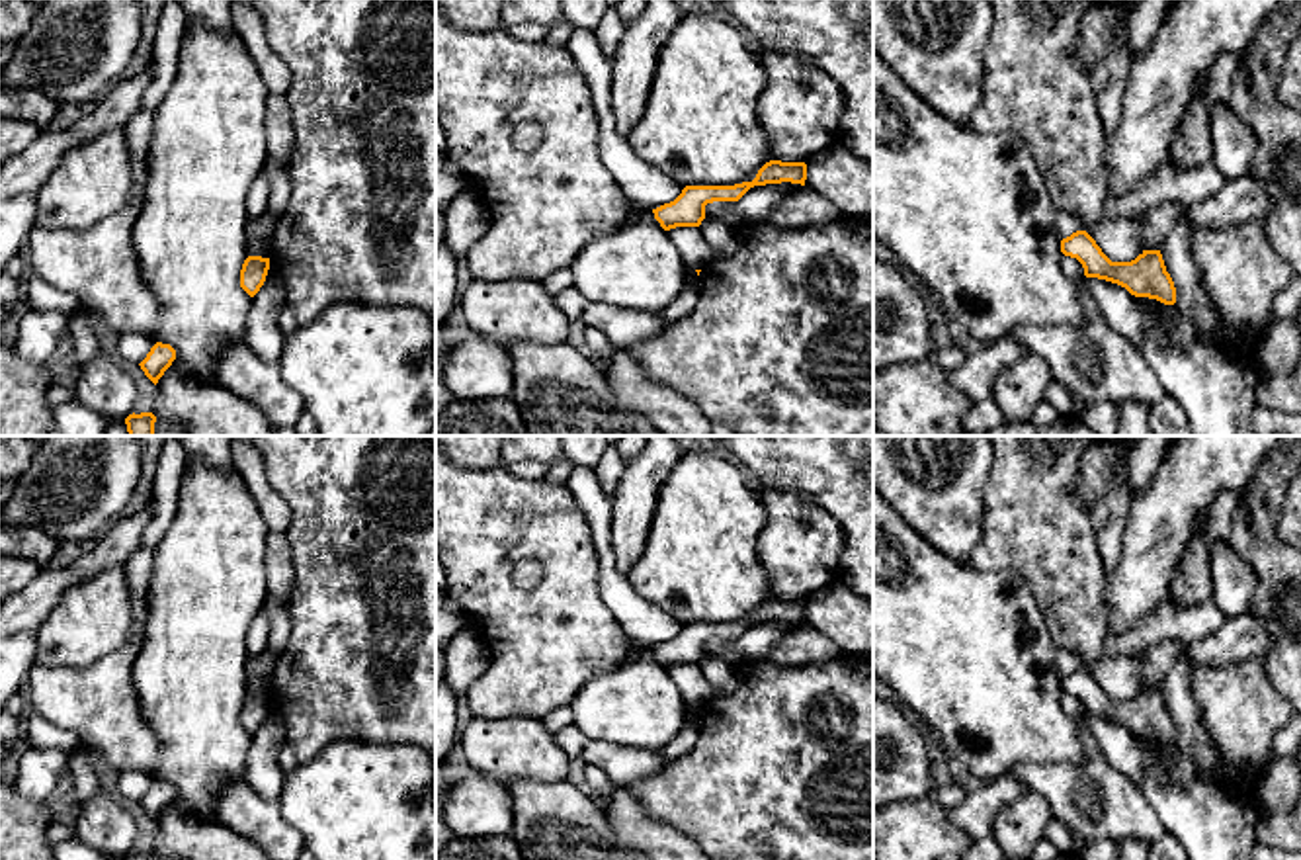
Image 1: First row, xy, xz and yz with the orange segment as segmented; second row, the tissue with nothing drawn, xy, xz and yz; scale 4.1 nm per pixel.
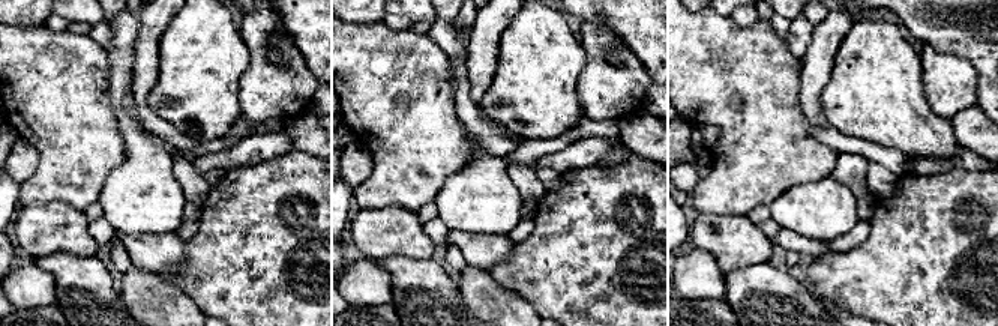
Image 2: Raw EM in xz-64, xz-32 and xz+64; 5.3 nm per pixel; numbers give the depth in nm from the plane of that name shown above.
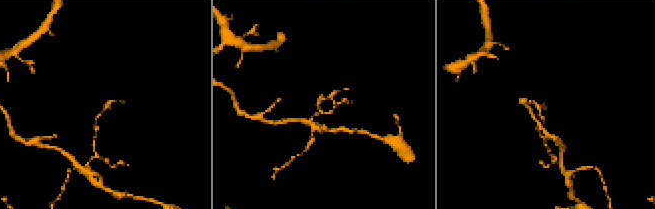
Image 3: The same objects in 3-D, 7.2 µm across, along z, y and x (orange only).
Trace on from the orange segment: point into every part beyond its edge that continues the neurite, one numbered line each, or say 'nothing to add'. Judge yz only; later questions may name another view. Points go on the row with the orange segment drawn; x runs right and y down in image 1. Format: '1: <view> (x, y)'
nothing to add

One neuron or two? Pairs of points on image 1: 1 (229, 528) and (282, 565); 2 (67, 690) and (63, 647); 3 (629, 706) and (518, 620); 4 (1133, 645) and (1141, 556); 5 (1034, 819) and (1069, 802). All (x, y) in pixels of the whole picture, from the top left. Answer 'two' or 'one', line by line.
1: two
2: two
3: two
4: two
5: two

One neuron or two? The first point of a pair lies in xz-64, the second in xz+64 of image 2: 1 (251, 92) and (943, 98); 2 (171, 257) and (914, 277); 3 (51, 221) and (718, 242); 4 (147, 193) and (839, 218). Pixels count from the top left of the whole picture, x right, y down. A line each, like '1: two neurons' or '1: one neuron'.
1: one neuron
2: two neurons
3: one neuron
4: one neuron

